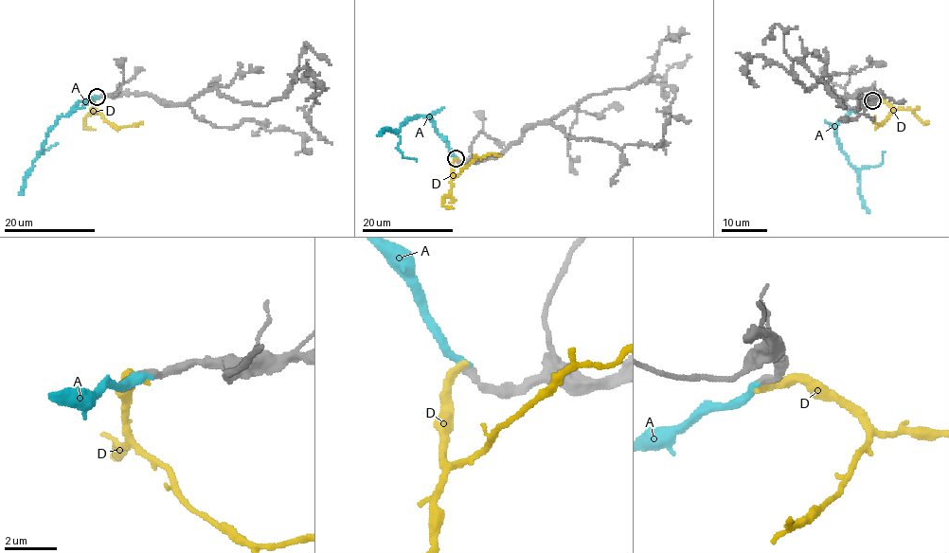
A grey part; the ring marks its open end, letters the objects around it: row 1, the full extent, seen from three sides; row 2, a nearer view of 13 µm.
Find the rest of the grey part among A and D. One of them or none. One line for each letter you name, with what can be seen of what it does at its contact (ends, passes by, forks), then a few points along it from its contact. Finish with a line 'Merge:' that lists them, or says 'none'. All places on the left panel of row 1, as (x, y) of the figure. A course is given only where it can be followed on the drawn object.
A: it ends | via (97, 97), (81, 99), (60, 116), (32, 163), (19, 194)
Merge: A

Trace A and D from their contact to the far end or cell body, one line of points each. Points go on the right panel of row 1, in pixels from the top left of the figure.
A: (872, 99), (851, 109), (834, 129), (838, 145), (857, 170), (859, 193), (869, 212)
D: (873, 99), (884, 100), (891, 112), (878, 125), (873, 120), (874, 115)

